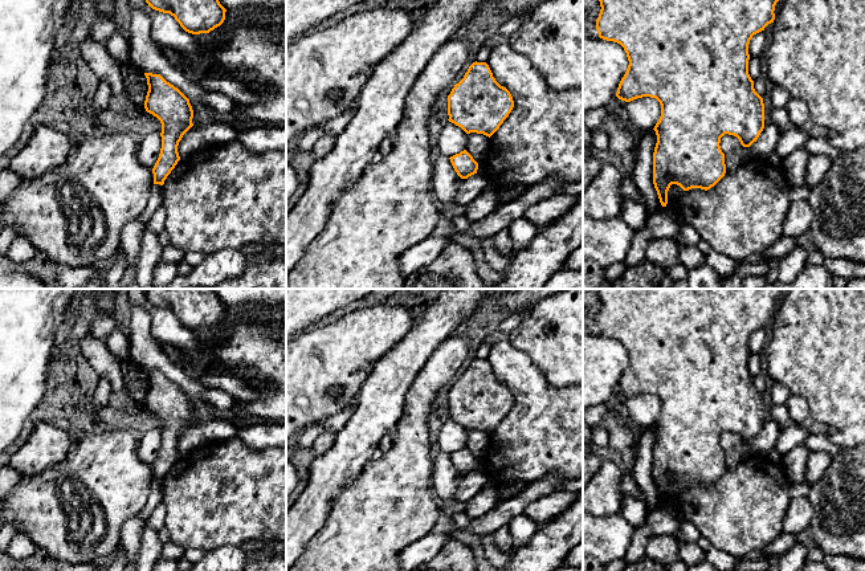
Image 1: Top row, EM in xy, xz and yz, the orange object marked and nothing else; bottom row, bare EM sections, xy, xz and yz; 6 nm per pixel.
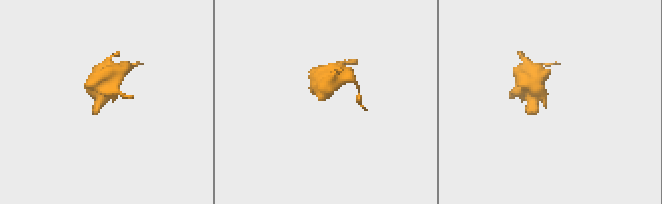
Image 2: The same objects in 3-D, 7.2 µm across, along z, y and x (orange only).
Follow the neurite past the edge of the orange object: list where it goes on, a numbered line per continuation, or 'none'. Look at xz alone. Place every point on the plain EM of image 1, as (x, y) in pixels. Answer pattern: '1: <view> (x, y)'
none

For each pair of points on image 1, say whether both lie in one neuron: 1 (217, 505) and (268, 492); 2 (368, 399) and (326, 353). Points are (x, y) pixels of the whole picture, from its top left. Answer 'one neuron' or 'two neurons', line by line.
1: one neuron
2: two neurons

